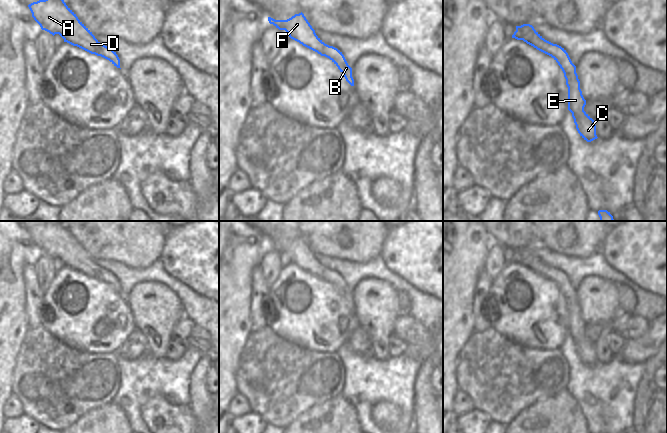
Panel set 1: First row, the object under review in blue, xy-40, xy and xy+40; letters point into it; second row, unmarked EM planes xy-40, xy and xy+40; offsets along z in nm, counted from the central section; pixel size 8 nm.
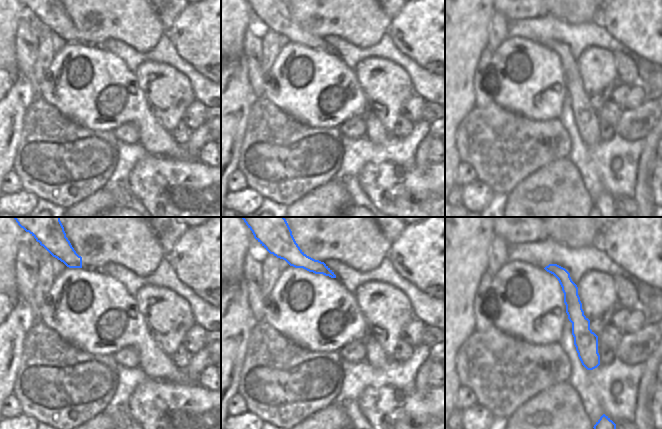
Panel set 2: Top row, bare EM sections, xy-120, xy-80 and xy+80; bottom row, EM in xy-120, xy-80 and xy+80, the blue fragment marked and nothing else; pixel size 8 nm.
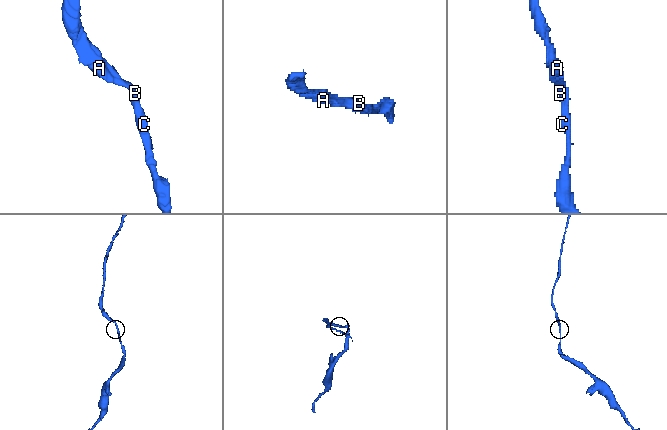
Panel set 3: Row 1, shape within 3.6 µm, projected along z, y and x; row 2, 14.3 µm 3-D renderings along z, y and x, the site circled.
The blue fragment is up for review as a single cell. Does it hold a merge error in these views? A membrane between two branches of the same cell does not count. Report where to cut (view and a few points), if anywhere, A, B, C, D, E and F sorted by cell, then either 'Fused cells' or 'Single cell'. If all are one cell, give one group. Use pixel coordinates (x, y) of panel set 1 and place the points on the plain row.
No split. Groups: A B C D E F. Single cell.

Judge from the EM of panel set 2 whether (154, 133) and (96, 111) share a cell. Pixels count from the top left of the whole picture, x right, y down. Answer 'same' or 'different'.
same

